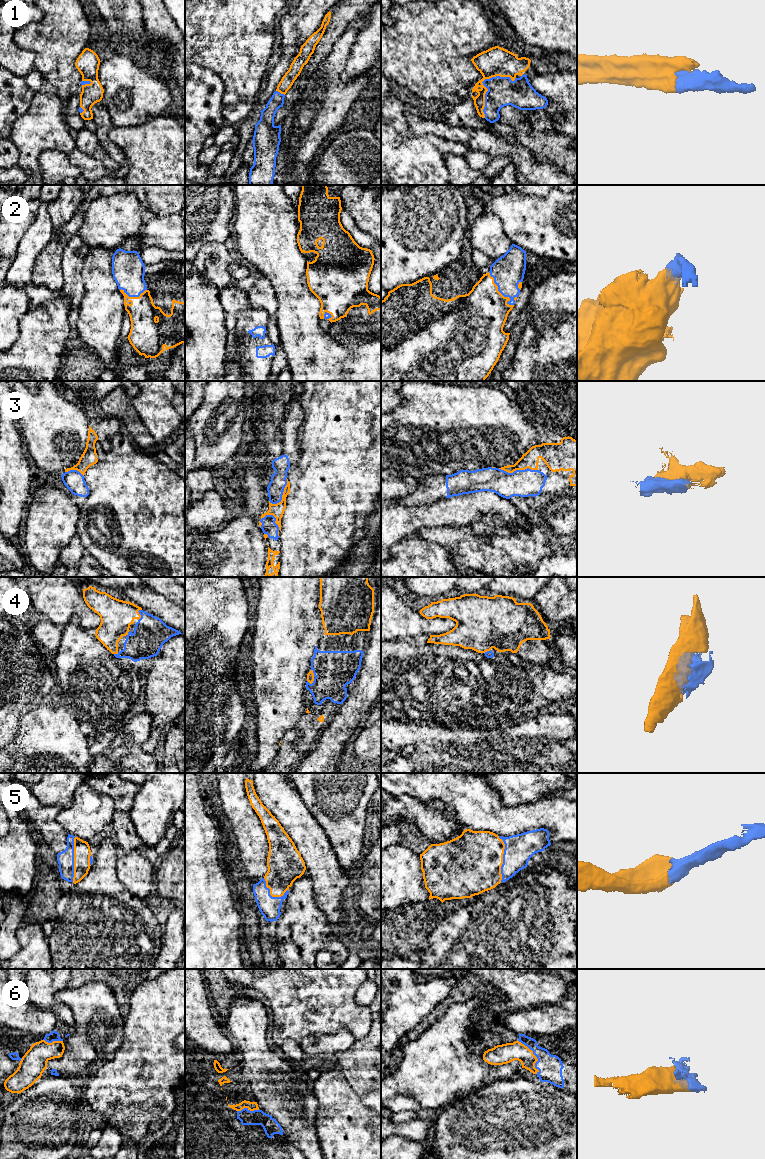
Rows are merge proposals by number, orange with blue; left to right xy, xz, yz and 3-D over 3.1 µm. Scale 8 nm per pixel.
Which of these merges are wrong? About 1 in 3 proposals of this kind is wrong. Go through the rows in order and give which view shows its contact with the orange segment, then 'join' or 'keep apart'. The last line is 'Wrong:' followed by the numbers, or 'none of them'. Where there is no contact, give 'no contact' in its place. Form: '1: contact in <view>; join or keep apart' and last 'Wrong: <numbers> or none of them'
1: contact in yz; join
2: contact in yz; join
3: contact in yz; join
4: contact in xy; join
5: contact in yz; join
6: contact in yz; join
Wrong: none of them

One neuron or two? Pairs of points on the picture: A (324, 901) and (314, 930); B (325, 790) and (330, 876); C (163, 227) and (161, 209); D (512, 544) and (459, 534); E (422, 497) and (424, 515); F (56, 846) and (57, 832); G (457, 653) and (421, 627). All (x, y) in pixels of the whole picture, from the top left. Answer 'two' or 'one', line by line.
A: two
B: two
C: two
D: one
E: two
F: one
G: two

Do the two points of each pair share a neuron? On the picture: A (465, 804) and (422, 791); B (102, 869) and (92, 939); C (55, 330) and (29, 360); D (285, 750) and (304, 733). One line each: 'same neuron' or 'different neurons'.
A: same neuron
B: same neuron
C: same neuron
D: same neuron

